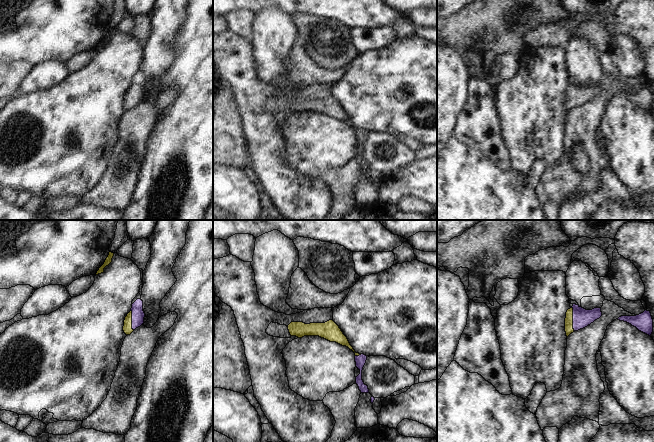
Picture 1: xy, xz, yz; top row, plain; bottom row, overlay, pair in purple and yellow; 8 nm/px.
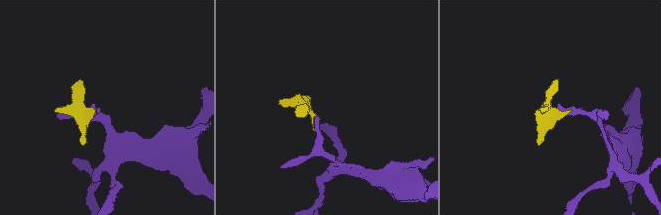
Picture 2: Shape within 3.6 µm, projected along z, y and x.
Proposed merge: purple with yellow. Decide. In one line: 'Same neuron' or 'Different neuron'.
Same neuron.

